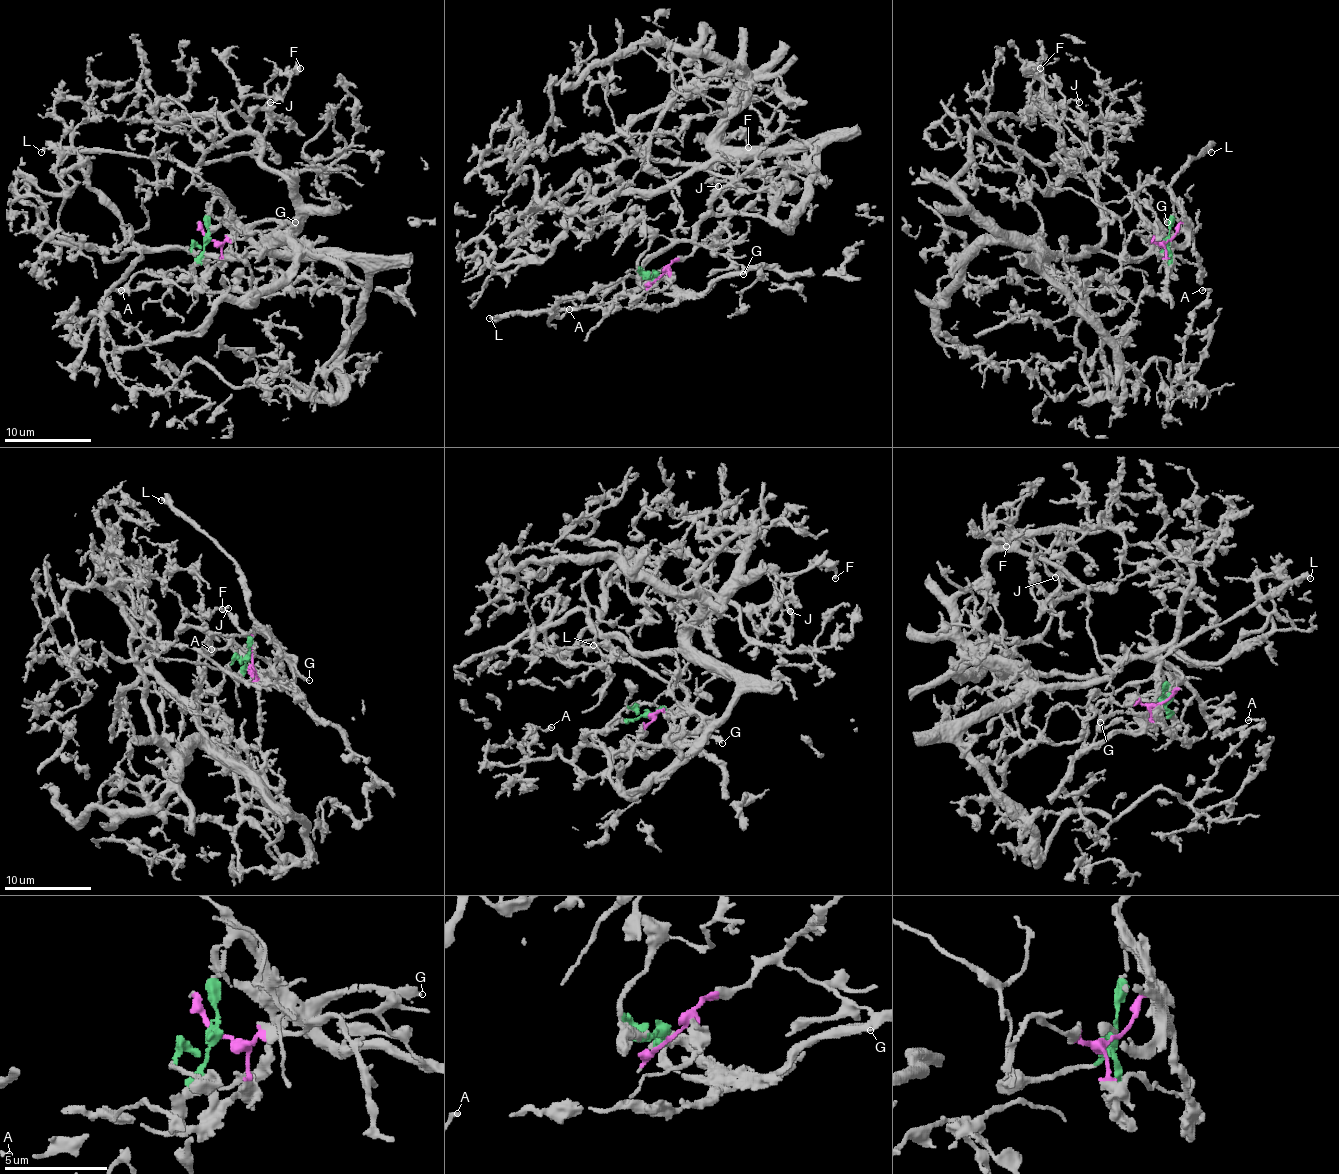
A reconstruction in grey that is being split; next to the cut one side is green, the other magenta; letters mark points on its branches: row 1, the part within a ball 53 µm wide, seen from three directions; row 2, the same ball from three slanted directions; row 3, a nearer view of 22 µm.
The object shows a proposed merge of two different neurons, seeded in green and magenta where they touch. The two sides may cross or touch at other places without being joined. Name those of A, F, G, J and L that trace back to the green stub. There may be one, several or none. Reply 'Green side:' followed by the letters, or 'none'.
Green side: G, L

